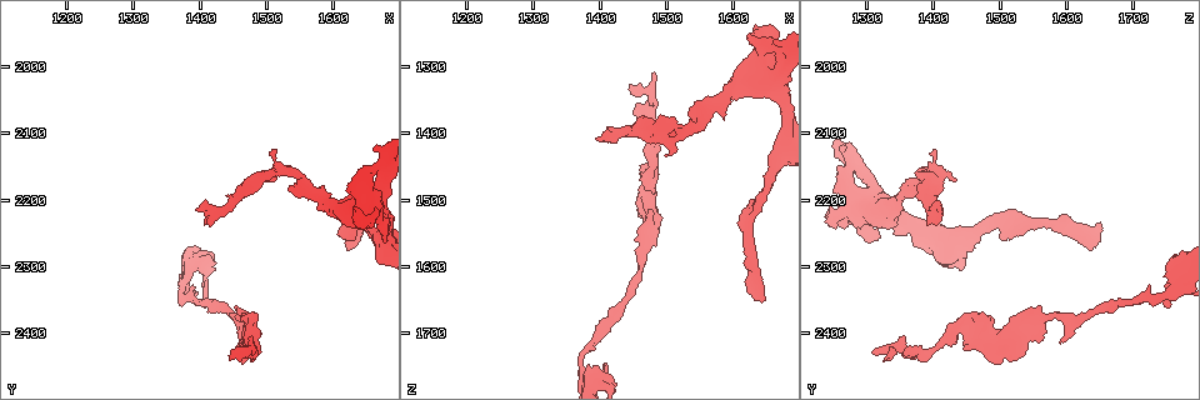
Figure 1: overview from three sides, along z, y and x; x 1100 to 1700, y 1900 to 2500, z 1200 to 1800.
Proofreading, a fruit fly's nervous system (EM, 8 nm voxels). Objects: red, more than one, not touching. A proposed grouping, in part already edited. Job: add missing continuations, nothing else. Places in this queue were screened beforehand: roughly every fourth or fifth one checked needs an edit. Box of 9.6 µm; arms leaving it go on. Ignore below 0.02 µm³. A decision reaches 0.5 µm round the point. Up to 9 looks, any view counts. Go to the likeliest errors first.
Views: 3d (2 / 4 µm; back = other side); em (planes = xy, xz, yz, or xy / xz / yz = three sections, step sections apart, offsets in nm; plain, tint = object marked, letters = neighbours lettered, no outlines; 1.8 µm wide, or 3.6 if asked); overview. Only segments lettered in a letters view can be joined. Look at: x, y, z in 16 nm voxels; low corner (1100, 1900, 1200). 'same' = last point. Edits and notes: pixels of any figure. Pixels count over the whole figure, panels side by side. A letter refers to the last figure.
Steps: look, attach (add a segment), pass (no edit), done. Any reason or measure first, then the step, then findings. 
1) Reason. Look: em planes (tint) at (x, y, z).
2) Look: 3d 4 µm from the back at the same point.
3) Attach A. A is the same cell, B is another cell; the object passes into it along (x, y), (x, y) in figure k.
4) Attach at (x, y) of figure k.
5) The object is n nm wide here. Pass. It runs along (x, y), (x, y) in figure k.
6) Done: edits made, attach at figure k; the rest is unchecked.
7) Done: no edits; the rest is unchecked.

An open end. Look: em planes (tint) at (1395, 2215, 1410).

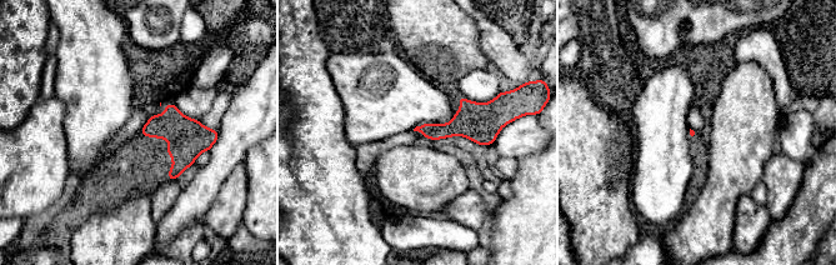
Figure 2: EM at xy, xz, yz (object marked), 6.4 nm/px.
What lies round it. Look: em planes (letters) at the same point.

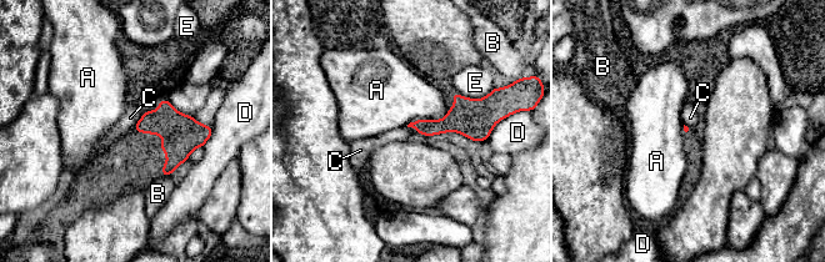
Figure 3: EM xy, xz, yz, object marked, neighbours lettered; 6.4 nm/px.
The longest contact is with A, 220 nm. Pass. A, B, C, D and E are other cells; a border runs along (140, 119), (133, 127) in figure 3; none of them fits.

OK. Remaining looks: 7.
Branch stops here. Look: 3d 4 µm from the back at (1455, 2365, 1550).

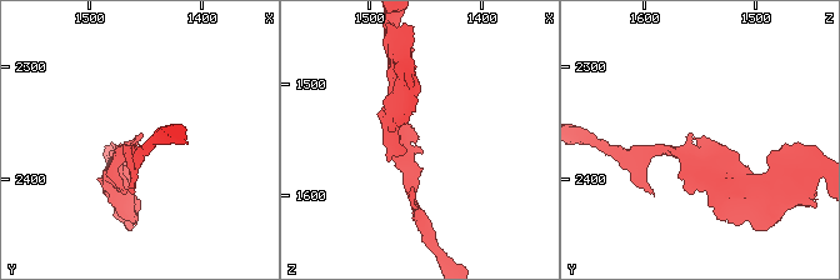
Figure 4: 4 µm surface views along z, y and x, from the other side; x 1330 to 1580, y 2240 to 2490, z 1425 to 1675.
Look: em planes (plain) at (1456, 2366, 1552).

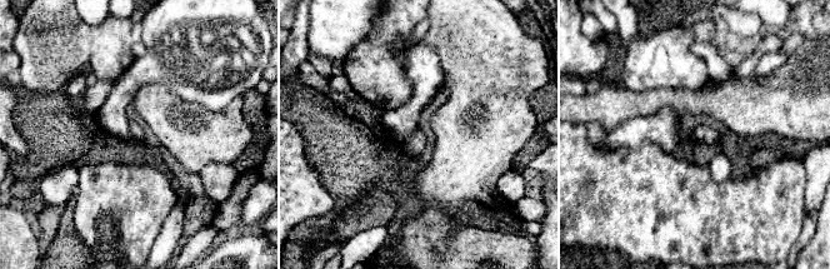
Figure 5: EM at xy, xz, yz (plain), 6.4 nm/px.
Look: em planes (letters) at the same point.

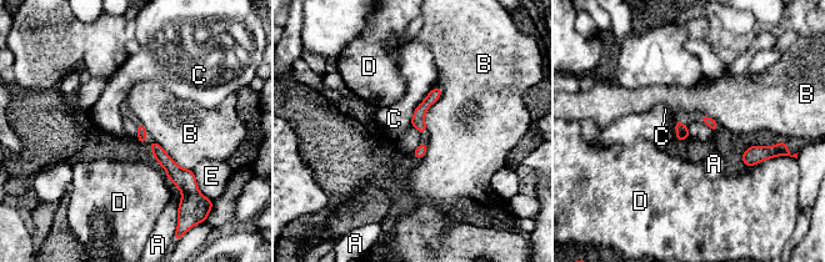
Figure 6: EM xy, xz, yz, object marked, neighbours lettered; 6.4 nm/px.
The longest contact is with B, 300 nm. Pass. A, B, C, D and E are other cells; none of them fits.

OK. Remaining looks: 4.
Free end. Look: em xy step 16 (tint) at (1450, 2430, 1365).

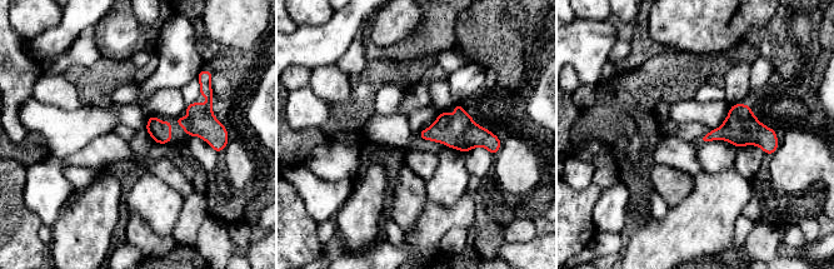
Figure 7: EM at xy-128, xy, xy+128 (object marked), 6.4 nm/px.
What lies round it. Look: em xy step 16 (letters) at the same point.

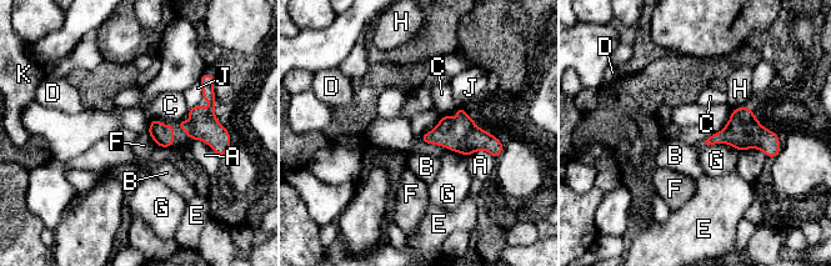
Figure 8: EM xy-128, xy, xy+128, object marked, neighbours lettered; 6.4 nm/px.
Pass. A, B, C, D, E, F, G, H, J and K are other cells; a border runs along (148, 135), (156, 144) in figure 8; no lettered segment goes on from it.

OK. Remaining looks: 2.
Abrupt turn. Look: em planes (tint) at (1540, 2160, 1390).

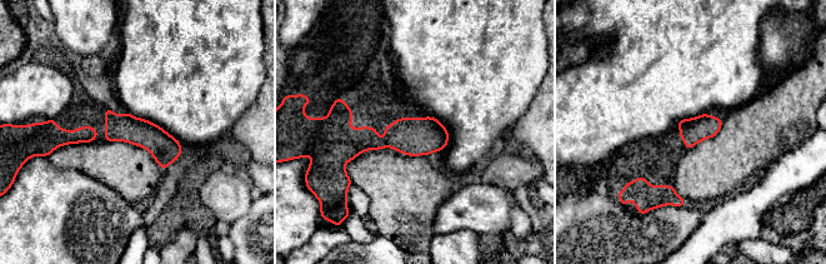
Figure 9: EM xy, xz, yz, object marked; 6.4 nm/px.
What lies round it. Look: em planes (letters) at the same point.

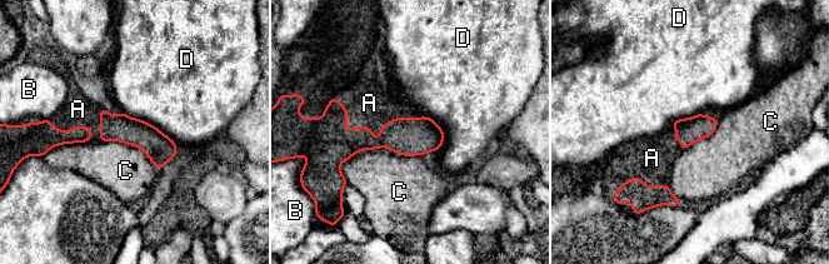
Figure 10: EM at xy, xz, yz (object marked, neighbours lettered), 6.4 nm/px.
The object is 160 nm wide here. Attach A. A is the same cell, B, C and D are other cells; it goes on there.

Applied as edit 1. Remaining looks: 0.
Done: edits made, attach at figure 10; the rest is unchecked.

